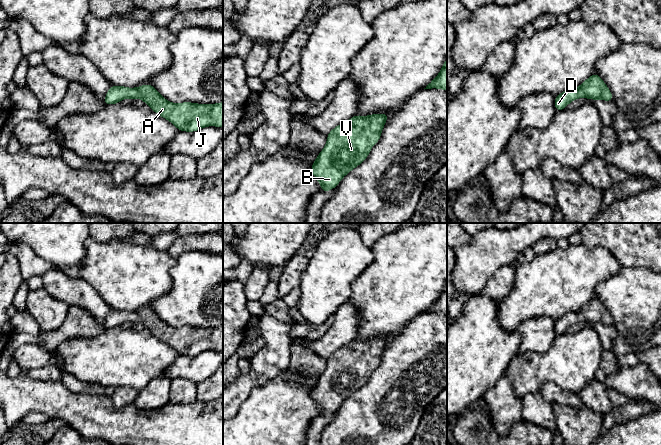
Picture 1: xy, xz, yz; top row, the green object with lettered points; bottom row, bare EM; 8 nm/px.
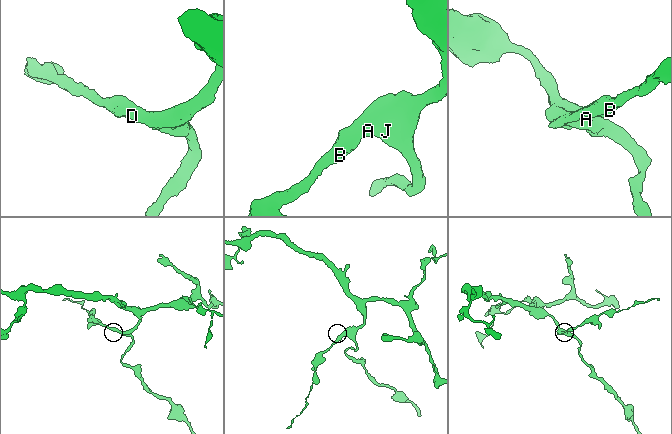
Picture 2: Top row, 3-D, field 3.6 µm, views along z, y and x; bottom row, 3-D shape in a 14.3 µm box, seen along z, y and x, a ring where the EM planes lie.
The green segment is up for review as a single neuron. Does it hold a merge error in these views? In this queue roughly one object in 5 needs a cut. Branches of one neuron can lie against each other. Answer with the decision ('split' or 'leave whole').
leave whole

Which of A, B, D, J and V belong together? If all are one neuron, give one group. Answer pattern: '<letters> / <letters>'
A B D J V

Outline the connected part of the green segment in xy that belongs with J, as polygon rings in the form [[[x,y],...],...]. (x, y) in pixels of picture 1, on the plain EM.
[[[151,308],[136,312],[112,309],[103,326],[114,329],[125,322],[142,323],[154,336],[174,348],[178,355],[195,356],[207,350],[223,352],[223,326],[175,328],[166,324]]]

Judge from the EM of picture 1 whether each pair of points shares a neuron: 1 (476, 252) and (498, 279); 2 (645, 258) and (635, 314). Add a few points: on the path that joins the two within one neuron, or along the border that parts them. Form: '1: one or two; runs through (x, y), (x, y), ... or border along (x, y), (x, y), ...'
1: two; border along (515, 263), (501, 266), (479, 292)
2: two; border along (622, 266), (643, 266), (650, 270)

